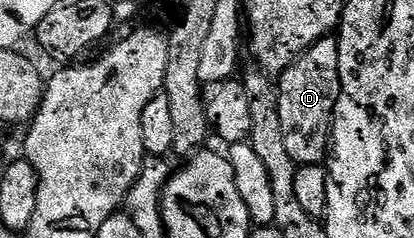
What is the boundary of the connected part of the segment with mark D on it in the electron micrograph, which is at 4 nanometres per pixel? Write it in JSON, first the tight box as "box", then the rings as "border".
{"box":[277,35,341,166],"border":[[[328,35],[313,43],[287,70],[278,74],[277,88],[281,135],[285,135],[289,159],[293,159],[296,166],[323,165],[329,157],[331,125],[335,122],[335,108],[341,95],[338,36]]]}

